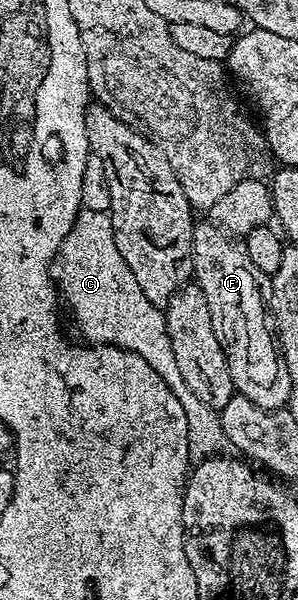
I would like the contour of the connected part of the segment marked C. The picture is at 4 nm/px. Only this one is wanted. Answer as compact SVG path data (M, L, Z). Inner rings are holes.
M81 209L76 214L70 233L66 233L66 241L62 241L58 264L58 291L63 302L72 306L72 315L92 345L105 347L121 347L127 351L138 353L166 385L182 401L182 409L186 409L186 429L188 430L188 454L193 460L211 459L223 447L229 446L226 433L222 429L217 408L206 405L194 393L190 393L190 385L182 377L178 369L178 360L174 358L174 345L170 341L168 320L161 308L155 307L142 293L141 286L130 273L130 265L126 265L126 257L118 253L118 245L114 245L114 225L111 214L107 211Z

